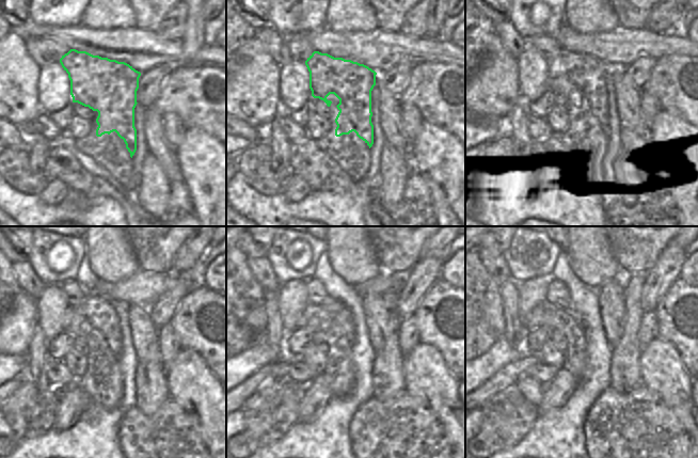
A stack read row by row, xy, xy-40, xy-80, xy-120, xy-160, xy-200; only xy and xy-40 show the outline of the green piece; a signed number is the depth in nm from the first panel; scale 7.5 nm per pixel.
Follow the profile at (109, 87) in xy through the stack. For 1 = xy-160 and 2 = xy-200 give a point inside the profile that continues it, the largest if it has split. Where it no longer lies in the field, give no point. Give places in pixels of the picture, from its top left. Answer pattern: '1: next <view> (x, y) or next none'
1: next xy-160 (340, 315)
2: next xy-200 (582, 353)

